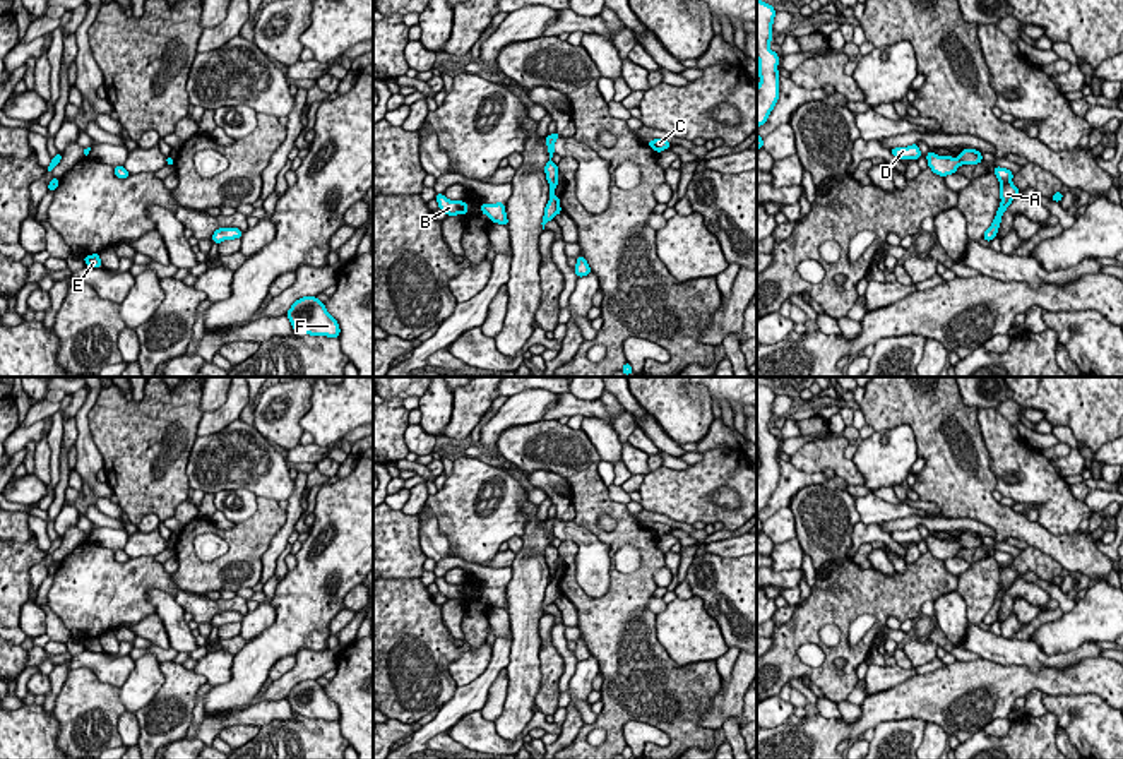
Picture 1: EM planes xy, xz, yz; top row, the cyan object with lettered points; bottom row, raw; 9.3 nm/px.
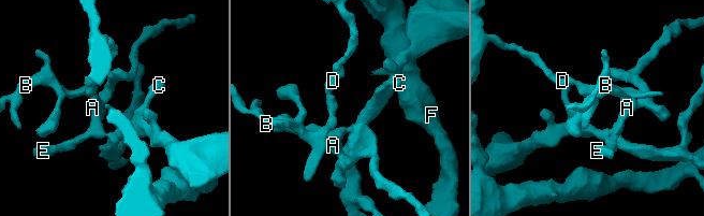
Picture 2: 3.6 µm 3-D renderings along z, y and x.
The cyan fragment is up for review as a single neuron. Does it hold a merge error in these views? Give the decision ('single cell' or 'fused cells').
fused cells

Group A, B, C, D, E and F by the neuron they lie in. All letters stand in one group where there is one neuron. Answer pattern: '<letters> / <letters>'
A B C E / D F

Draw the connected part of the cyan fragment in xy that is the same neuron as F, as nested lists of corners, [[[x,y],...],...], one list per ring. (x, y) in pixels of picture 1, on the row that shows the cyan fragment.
[[[303,296],[288,310],[291,327],[310,336],[339,338],[337,320],[327,312],[317,296]]]

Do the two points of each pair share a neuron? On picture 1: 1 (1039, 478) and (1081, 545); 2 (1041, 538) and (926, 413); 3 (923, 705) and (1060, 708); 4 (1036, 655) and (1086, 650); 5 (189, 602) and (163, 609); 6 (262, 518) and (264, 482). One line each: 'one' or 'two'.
1: two
2: one
3: two
4: one
5: two
6: two

